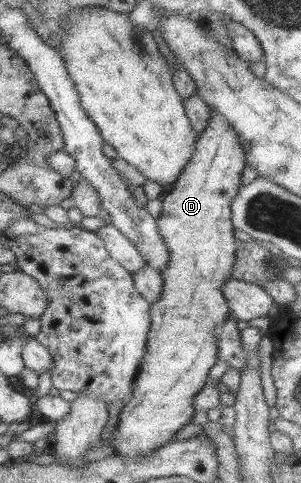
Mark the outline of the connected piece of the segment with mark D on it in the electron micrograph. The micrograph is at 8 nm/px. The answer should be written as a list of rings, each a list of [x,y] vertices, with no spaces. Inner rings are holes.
[[[210,110],[209,124],[197,139],[193,156],[181,171],[180,177],[162,195],[163,209],[161,217],[157,219],[157,230],[169,250],[170,259],[160,272],[163,278],[161,298],[150,305],[152,323],[147,337],[148,350],[145,351],[135,379],[133,396],[125,402],[118,418],[115,441],[112,444],[117,451],[113,455],[136,459],[149,454],[167,441],[174,440],[177,431],[193,422],[194,396],[205,386],[209,370],[219,360],[219,339],[216,336],[225,317],[230,314],[221,288],[225,280],[231,278],[235,264],[237,239],[234,236],[230,207],[241,188],[241,174],[245,166],[245,153],[239,144],[237,133],[225,118]]]

